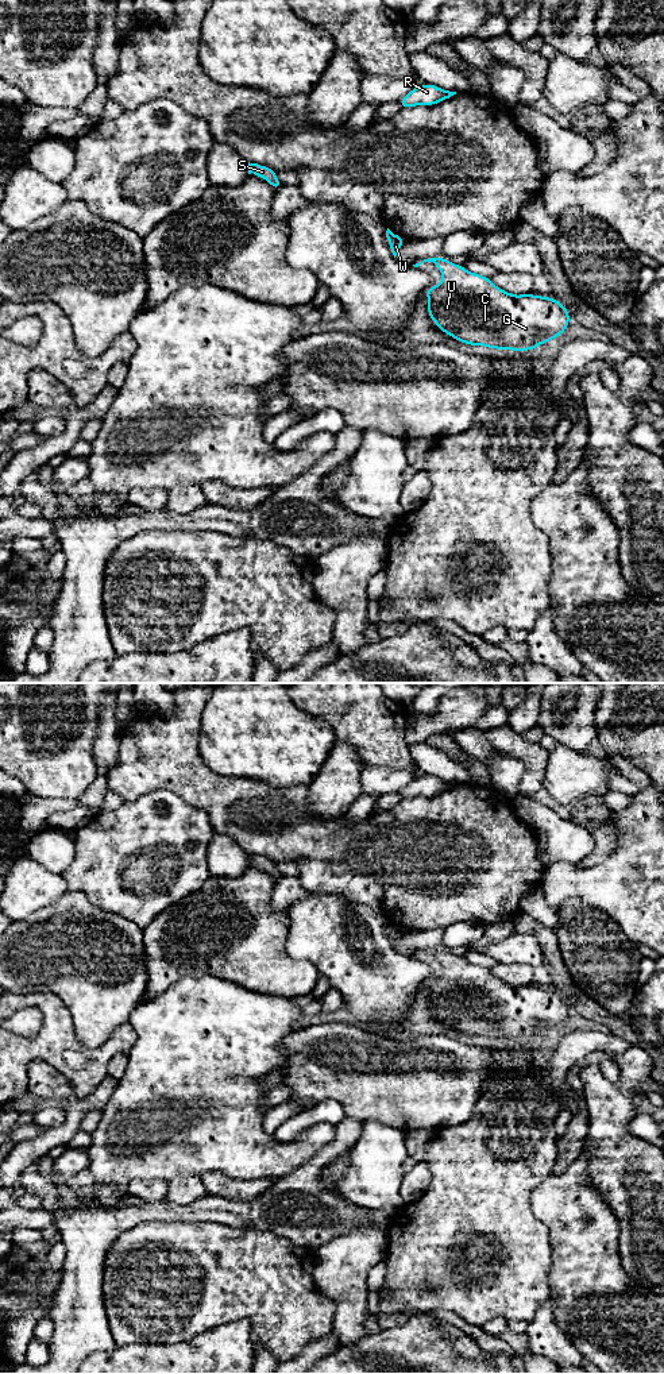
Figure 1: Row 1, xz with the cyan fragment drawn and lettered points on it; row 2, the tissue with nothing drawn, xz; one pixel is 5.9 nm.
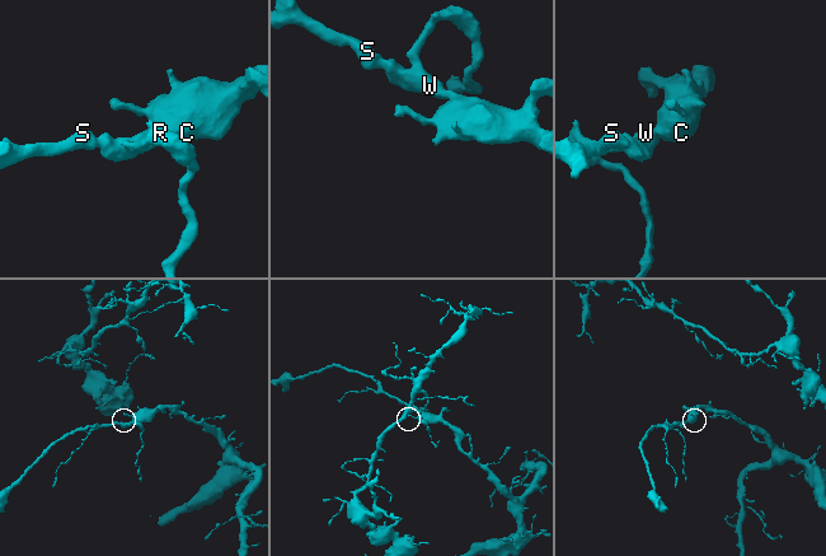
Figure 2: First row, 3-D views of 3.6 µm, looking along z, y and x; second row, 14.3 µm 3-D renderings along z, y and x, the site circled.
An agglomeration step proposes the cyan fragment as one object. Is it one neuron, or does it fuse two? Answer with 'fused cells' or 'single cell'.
single cell

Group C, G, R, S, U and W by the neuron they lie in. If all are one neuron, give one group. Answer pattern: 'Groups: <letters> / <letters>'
Groups: C G R S U W

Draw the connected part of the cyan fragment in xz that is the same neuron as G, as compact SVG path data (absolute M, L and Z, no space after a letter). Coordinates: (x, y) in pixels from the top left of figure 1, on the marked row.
M443 256L422 262L433 262L443 274L443 281L425 292L428 316L439 329L463 344L517 352L532 351L559 337L568 328L571 314L553 297L530 293L514 296L495 286L490 278L468 271Z

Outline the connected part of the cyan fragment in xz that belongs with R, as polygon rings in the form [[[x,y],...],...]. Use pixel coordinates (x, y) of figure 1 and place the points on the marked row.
[[[424,84],[422,86],[414,86],[398,103],[401,108],[410,108],[416,105],[429,107],[441,103],[453,94],[456,94],[456,92],[444,90],[432,84]]]

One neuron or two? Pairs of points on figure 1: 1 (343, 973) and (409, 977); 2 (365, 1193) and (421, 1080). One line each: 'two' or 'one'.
1: one
2: two

